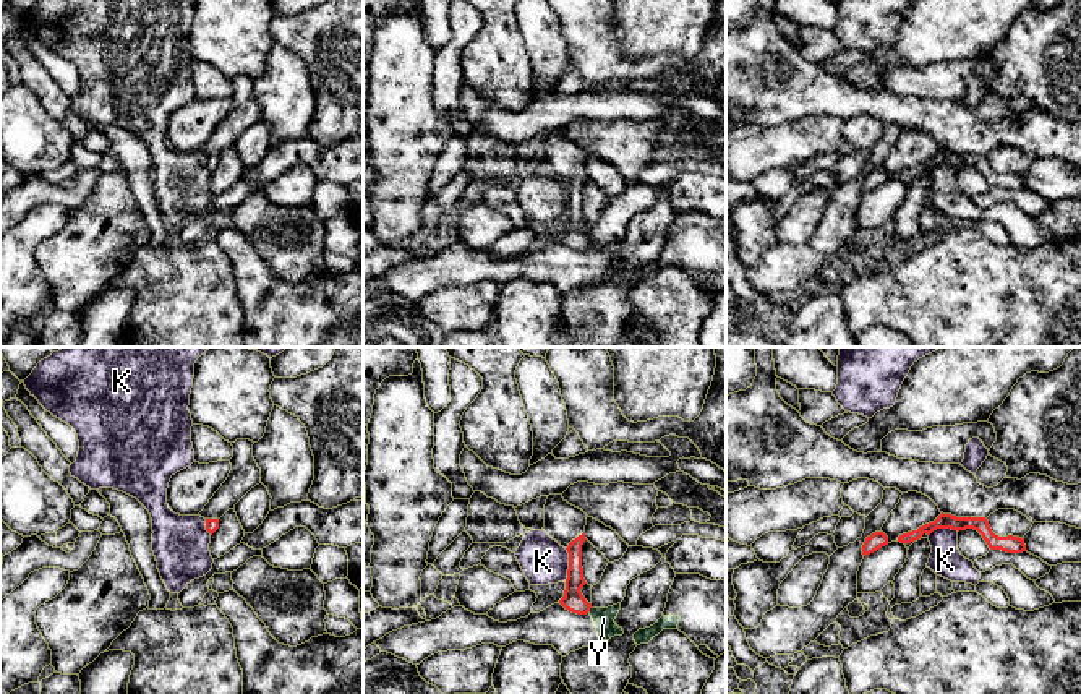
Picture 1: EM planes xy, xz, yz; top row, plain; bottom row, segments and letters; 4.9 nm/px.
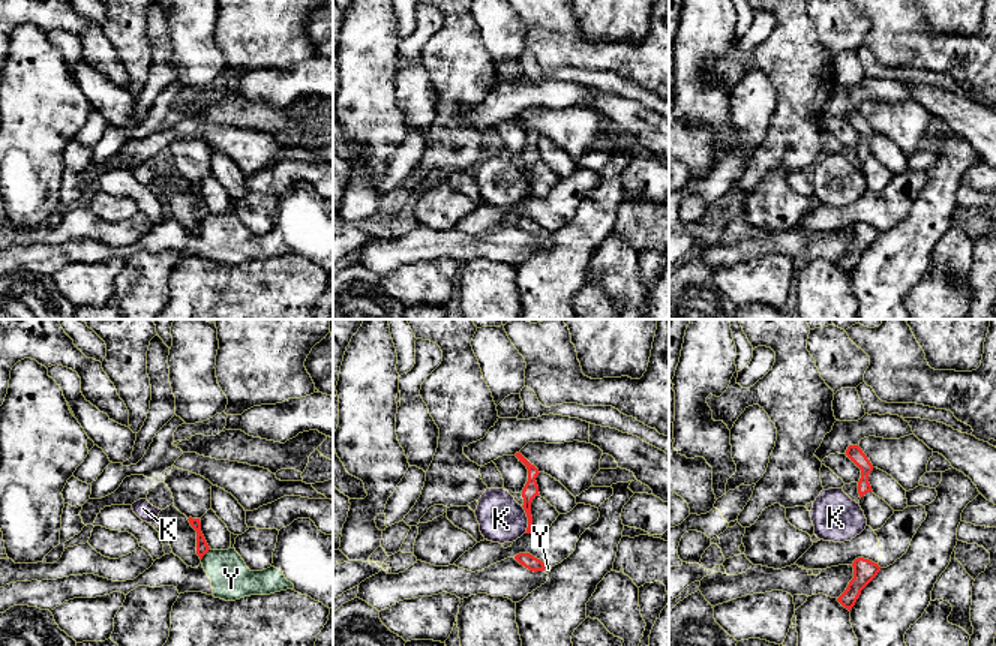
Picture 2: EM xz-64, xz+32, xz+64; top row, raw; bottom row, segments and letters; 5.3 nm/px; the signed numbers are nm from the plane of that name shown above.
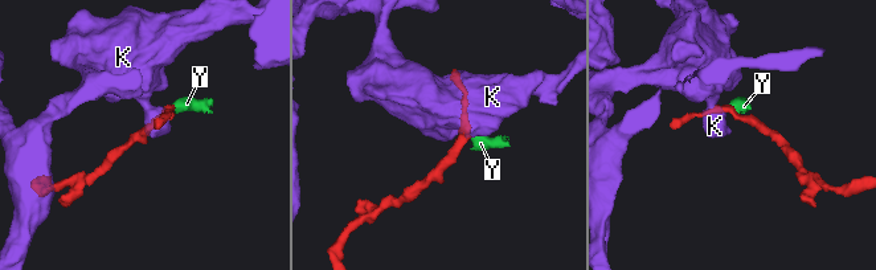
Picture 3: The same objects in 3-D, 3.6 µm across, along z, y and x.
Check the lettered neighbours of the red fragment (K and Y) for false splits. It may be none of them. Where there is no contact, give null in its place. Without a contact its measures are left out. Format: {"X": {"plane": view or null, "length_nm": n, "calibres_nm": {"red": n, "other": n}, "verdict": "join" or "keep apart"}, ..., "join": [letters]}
{"K": {"plane": "xz", "length_nm": 170, "calibres_nm": {"red": 110, "other": 220}, "verdict": "keep apart"}, "Y": {"plane": "xz", "length_nm": 40, "calibres_nm": {"red": 110, "other": 100}, "verdict": "keep apart"}, "join": []}

